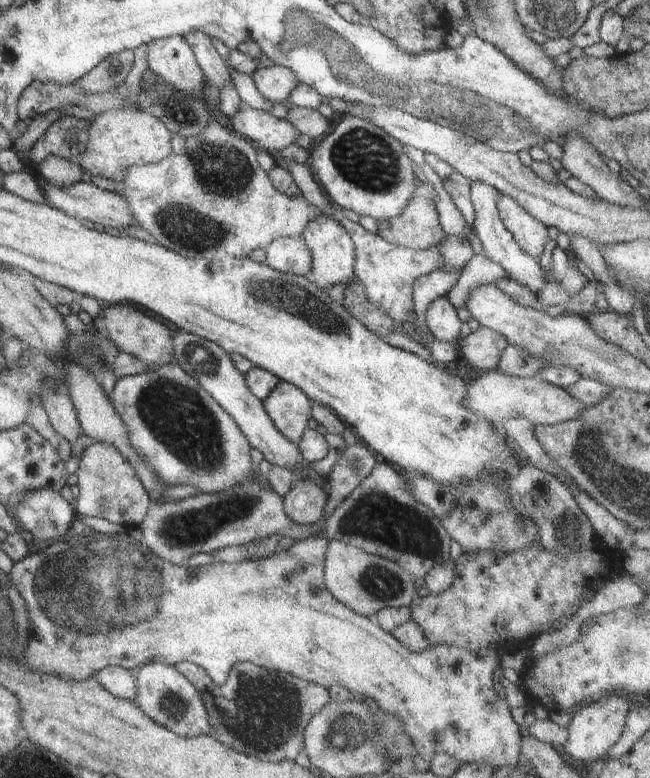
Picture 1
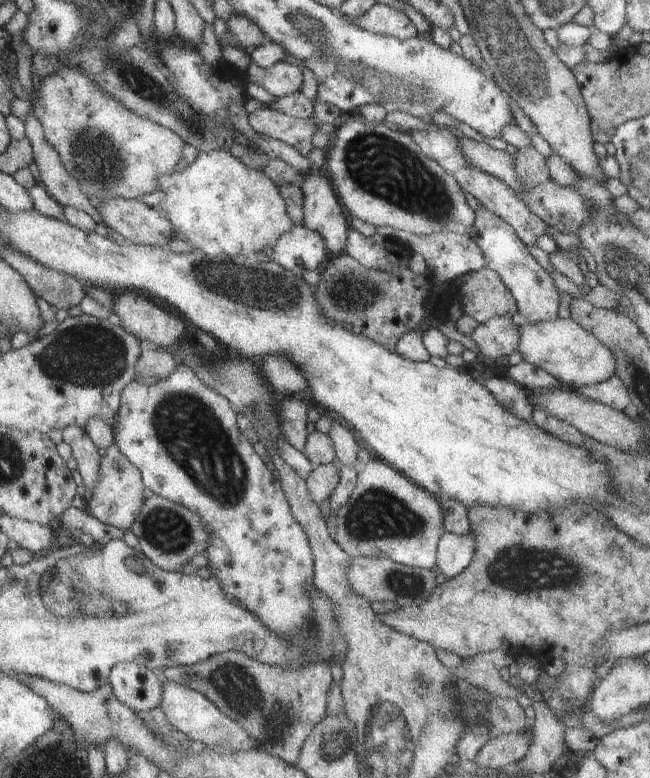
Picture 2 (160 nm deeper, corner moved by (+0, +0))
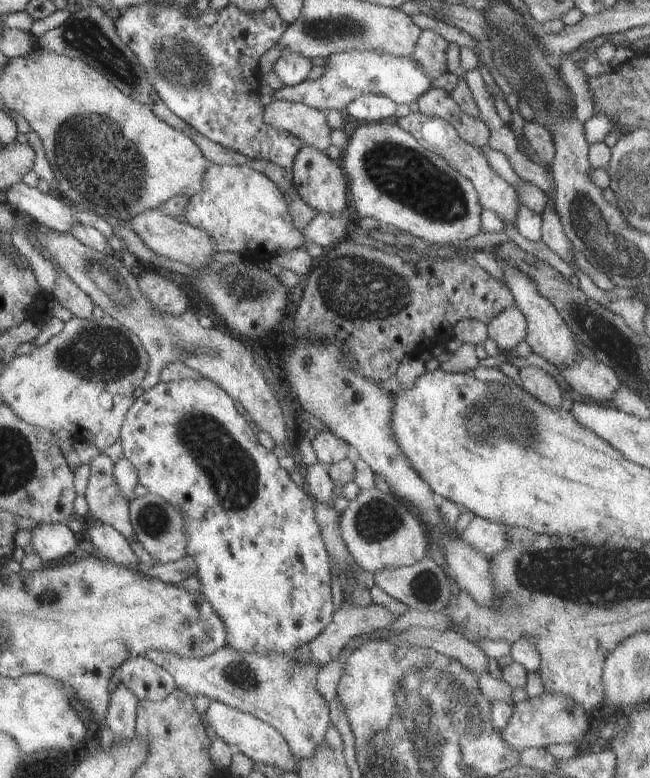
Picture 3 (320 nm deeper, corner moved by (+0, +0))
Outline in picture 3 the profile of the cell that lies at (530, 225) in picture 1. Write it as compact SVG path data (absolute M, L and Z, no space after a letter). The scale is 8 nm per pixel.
M412 111L405 117L395 118L395 121L400 128L411 134L424 148L439 154L440 158L443 158L456 172L465 176L473 184L483 208L496 212L503 222L506 221L515 226L519 200L517 192L492 170L484 153L478 147L468 144L453 124L439 117L424 115L420 111Z

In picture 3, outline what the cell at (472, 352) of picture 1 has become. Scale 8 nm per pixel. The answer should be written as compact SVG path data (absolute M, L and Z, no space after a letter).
M515 305L503 310L489 322L488 334L501 351L513 353L515 346L524 341L527 335L524 313Z

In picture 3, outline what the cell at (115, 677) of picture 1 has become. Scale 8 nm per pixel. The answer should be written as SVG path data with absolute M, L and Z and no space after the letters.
M145 656L130 657L117 669L117 679L139 700L158 702L177 688L173 676Z

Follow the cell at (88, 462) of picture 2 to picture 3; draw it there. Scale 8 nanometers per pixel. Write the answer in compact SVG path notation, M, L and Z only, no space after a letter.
M100 452L89 466L91 472L84 495L90 514L121 532L129 543L136 541L129 519L129 502L113 475L115 462Z

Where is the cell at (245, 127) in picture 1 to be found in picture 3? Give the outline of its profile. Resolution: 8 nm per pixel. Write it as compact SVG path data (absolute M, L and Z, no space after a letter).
M273 100L263 108L266 124L297 136L302 144L326 152L330 148L330 132L326 113L292 101Z

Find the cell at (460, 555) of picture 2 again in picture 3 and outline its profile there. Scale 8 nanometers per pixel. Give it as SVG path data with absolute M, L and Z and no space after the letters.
M478 516L474 517L460 536L488 557L506 550L511 544L505 524L493 523Z

